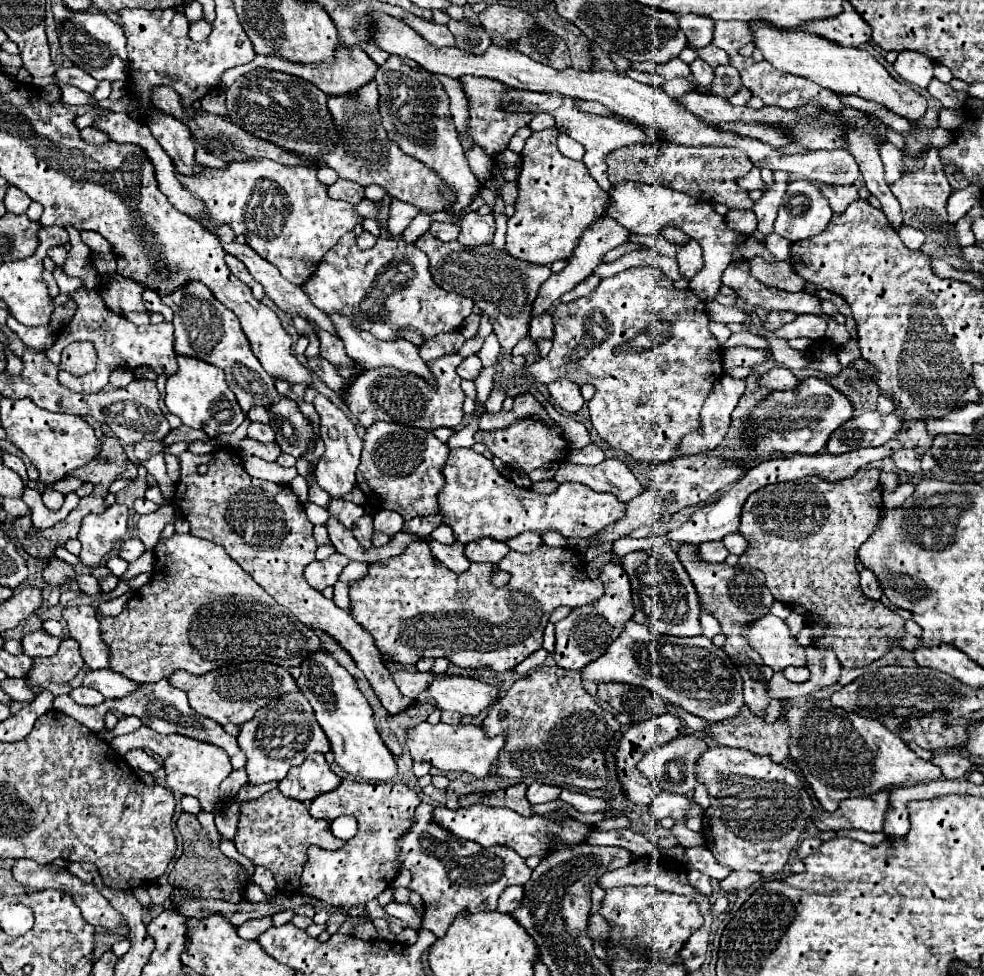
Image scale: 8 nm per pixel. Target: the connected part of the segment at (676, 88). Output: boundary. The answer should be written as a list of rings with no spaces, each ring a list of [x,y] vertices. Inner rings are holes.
[[[675,77],[675,79],[671,79],[671,81],[663,81],[663,91],[667,91],[667,95],[671,95],[673,99],[679,99],[679,95],[685,95],[691,87],[689,87],[689,83],[687,81],[683,81],[683,79],[679,79],[679,77]]]

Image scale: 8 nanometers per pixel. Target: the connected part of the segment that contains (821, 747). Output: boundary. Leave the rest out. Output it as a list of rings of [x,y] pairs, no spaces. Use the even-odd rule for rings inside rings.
[[[785,699],[783,719],[789,725],[789,757],[805,775],[817,801],[825,811],[855,795],[871,795],[903,783],[941,779],[941,769],[919,759],[895,733],[875,719],[865,719],[831,705],[831,699]]]

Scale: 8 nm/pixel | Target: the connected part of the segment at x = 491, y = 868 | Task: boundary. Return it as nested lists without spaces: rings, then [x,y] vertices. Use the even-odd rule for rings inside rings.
[[[421,803],[415,811],[415,827],[399,839],[399,849],[401,849],[401,863],[403,867],[411,873],[411,883],[409,889],[419,891],[425,903],[425,913],[423,913],[423,929],[435,933],[437,937],[443,937],[447,927],[453,923],[455,915],[471,915],[471,913],[483,913],[483,911],[495,911],[497,909],[497,899],[499,895],[509,887],[509,885],[525,885],[527,879],[531,877],[531,869],[525,865],[525,859],[519,857],[513,849],[493,845],[493,847],[479,847],[477,843],[465,841],[465,839],[455,839],[447,835],[447,831],[435,827],[431,823],[431,805]]]

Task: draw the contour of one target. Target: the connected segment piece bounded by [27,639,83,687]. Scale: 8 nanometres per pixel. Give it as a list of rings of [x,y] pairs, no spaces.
[[[65,639],[59,651],[47,659],[35,659],[31,673],[27,675],[27,685],[43,685],[45,681],[67,683],[83,667],[83,657],[79,653],[79,643],[75,639]]]

